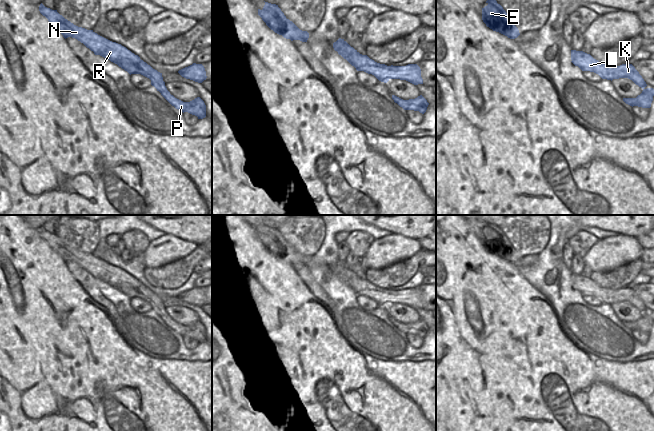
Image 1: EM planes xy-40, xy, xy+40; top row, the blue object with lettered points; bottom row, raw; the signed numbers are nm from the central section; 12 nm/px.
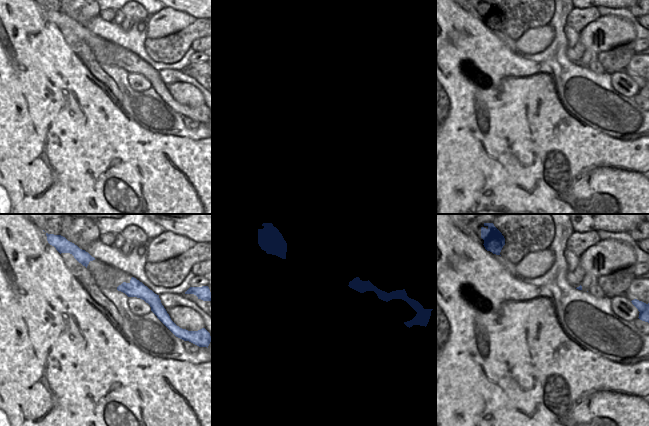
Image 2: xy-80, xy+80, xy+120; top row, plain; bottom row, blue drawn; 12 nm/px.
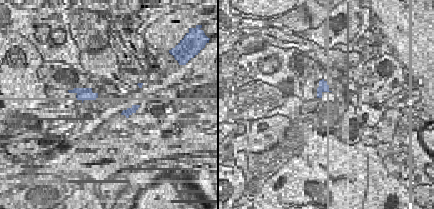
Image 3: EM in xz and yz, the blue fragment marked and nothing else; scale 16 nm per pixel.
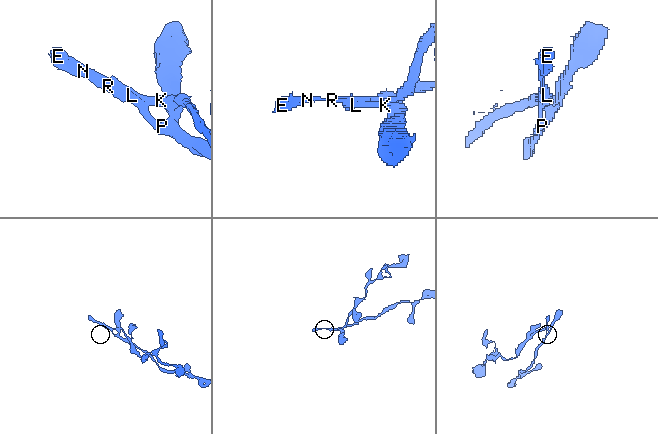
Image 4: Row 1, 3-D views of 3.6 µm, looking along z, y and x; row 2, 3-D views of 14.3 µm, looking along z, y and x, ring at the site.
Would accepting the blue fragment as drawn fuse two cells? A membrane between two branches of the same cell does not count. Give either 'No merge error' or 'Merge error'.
Merge error.

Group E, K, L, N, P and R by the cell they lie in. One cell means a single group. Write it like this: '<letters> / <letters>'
E N P R / K L

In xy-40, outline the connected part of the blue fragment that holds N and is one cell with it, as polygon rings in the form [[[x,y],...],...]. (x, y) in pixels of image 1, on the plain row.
[[[42,227],[39,230],[40,237],[45,240],[48,245],[63,259],[66,263],[72,261],[83,267],[87,272],[100,279],[131,298],[141,298],[151,304],[151,309],[176,333],[181,336],[188,336],[203,343],[206,341],[206,329],[204,325],[197,321],[190,326],[183,326],[167,314],[163,305],[162,297],[153,293],[150,289],[141,283],[138,283],[126,271],[112,266],[93,254],[87,254],[78,251],[60,239],[57,234],[45,231]]]

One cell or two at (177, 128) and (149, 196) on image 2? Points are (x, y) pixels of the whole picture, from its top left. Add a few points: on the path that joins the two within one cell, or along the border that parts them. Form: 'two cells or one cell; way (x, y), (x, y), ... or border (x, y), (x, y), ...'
two cells; border (151, 131), (197, 140)

